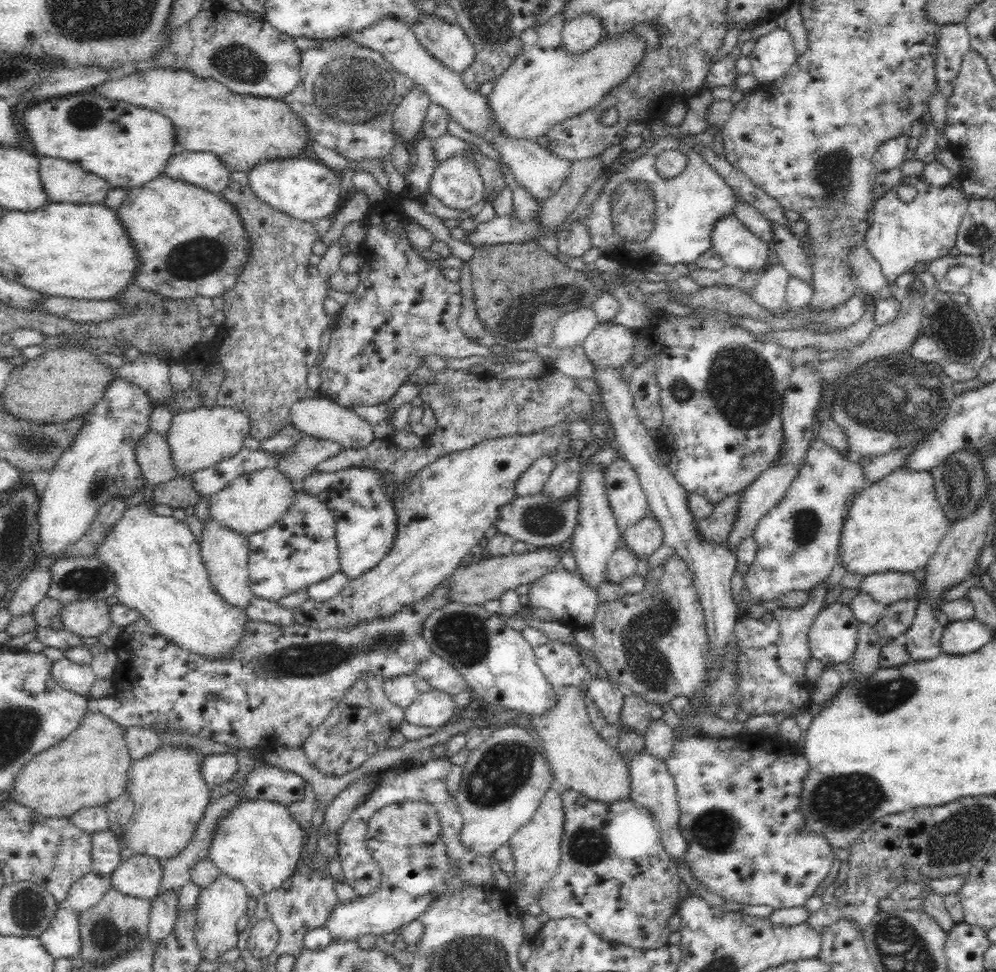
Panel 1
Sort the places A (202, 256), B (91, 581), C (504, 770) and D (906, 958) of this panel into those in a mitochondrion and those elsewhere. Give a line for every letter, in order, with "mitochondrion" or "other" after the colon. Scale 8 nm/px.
A: mitochondrion
B: mitochondrion
C: mitochondrion
D: mitochondrion

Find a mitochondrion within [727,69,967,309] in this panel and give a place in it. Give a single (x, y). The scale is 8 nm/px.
(832, 174)

